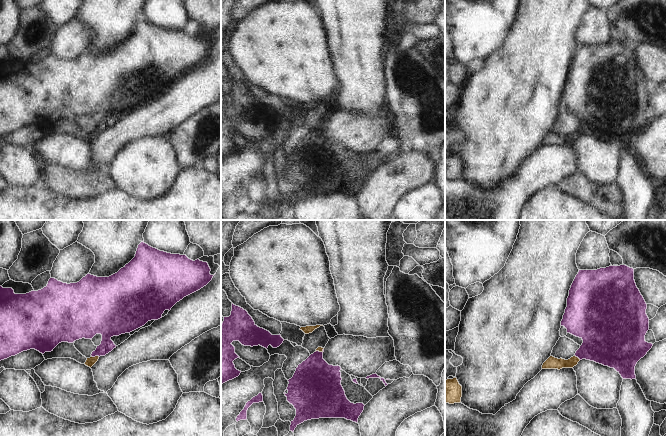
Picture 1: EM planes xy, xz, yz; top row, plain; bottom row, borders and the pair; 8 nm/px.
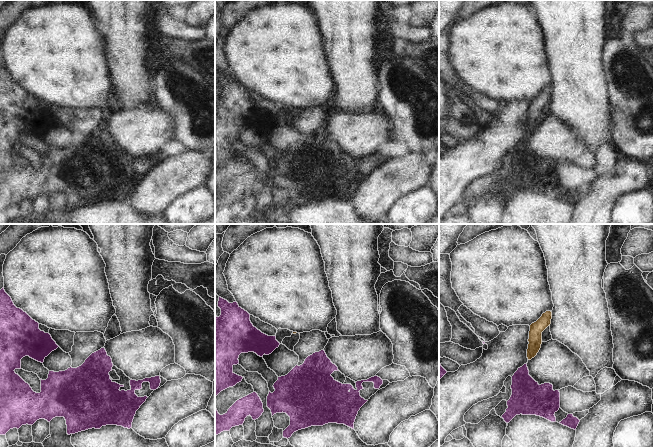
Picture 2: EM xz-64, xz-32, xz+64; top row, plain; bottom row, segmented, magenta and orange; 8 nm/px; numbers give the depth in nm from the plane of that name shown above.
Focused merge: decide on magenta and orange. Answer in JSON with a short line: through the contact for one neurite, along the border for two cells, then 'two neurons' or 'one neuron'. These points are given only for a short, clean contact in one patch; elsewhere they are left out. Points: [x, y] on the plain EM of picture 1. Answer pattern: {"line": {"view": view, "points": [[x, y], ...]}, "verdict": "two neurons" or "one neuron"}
{"line": {"view": "xy", "points": [[91, 131], [99, 132]]}, "verdict": "two neurons"}

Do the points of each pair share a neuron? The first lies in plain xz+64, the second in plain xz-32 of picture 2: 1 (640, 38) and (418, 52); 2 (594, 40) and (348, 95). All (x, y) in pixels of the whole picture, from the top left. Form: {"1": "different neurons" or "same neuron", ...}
{"1": "different neurons", "2": "same neuron"}

